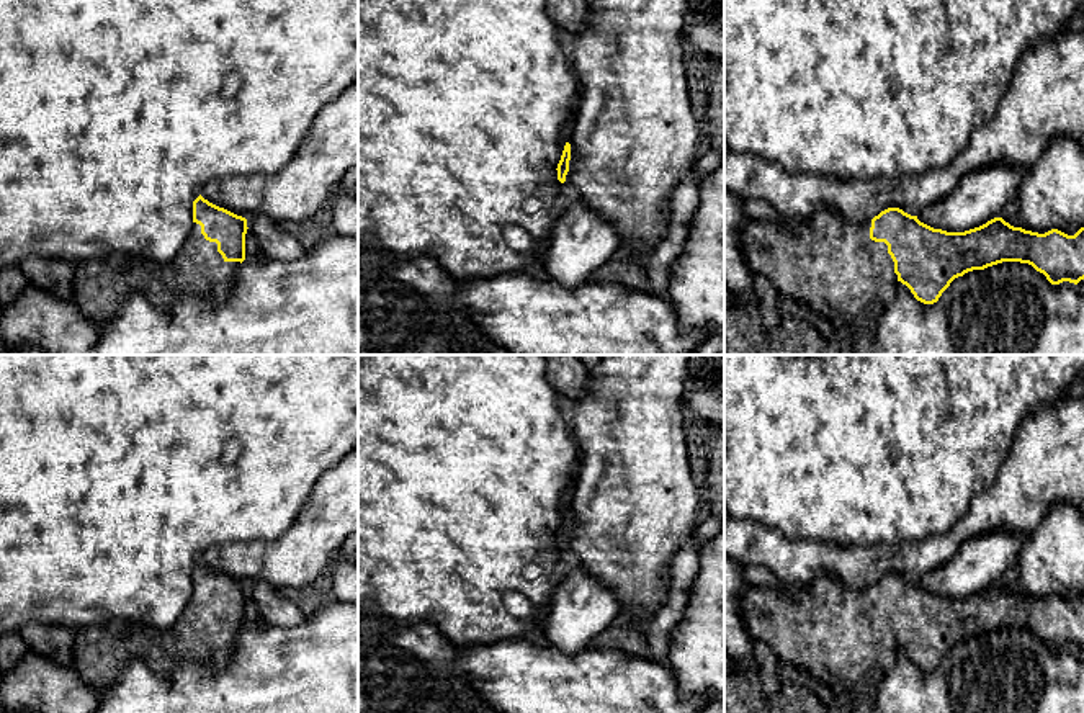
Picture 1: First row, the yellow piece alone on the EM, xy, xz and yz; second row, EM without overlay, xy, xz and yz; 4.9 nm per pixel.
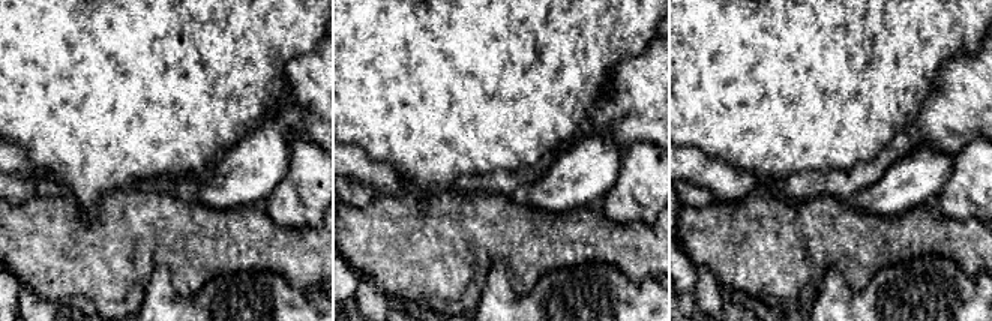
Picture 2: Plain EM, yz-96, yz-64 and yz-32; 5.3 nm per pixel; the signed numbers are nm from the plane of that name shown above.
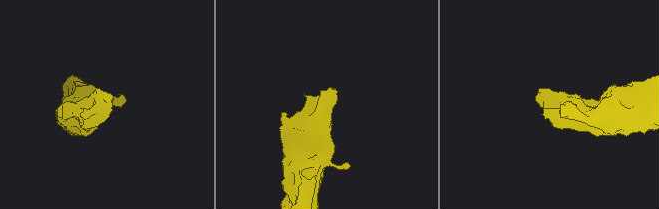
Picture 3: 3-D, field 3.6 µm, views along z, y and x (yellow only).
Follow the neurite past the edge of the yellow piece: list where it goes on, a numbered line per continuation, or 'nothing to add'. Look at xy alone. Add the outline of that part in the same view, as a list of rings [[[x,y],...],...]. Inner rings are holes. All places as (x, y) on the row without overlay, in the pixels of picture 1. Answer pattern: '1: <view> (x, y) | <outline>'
1: xy (198, 636) | [[[193,589],[172,630],[146,635],[142,641],[132,633],[114,633],[78,649],[75,670],[100,695],[119,680],[137,654],[152,670],[165,674],[186,662],[216,666],[232,656],[240,628],[226,628],[217,610],[206,607],[201,592]]]

